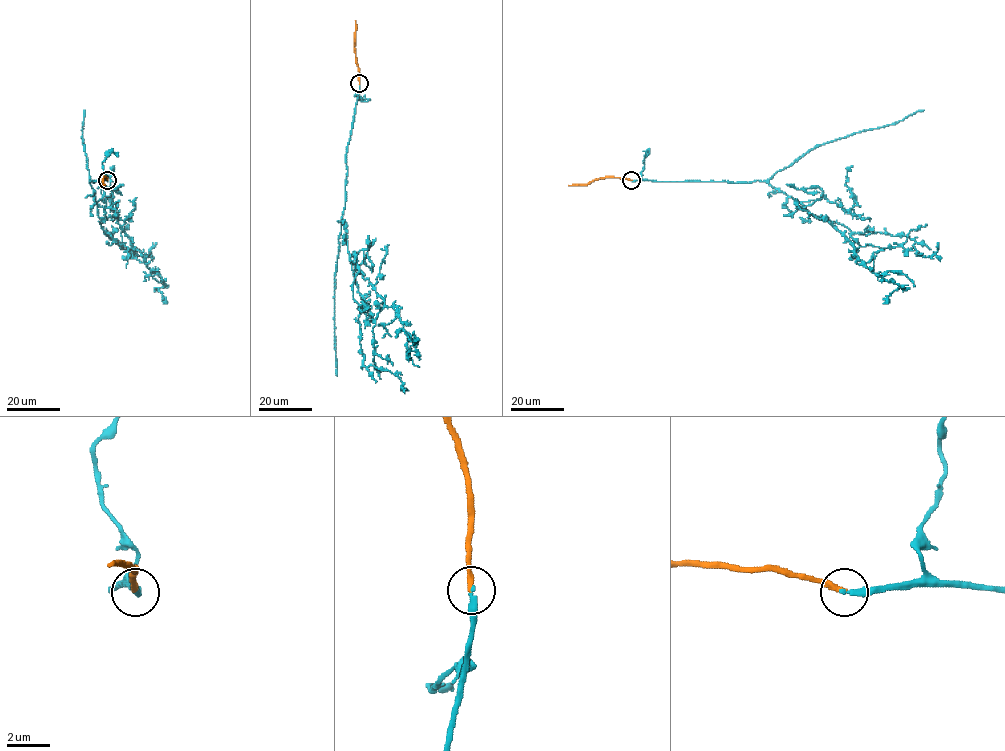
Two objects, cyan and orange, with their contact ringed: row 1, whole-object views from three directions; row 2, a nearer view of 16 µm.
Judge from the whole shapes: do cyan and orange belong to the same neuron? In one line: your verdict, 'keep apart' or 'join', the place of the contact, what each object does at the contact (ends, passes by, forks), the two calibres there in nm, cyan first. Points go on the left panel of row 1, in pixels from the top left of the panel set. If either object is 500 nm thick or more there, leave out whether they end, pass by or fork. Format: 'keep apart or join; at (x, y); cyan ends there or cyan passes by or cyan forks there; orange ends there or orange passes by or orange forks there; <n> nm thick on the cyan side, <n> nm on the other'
join; at (107, 180); cyan ends there; orange ends there; 280 nm thick on the cyan side, 240 nm on the other

